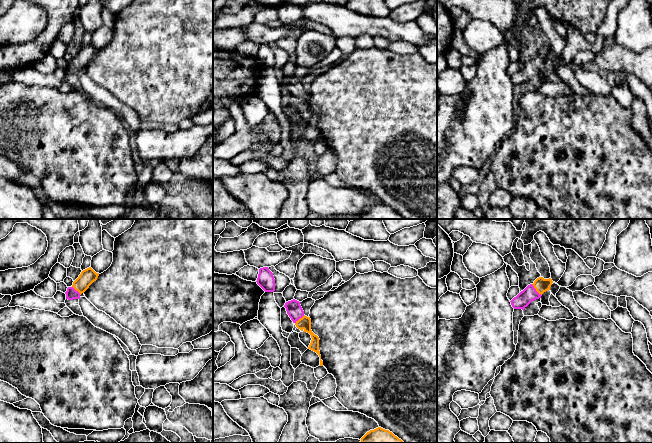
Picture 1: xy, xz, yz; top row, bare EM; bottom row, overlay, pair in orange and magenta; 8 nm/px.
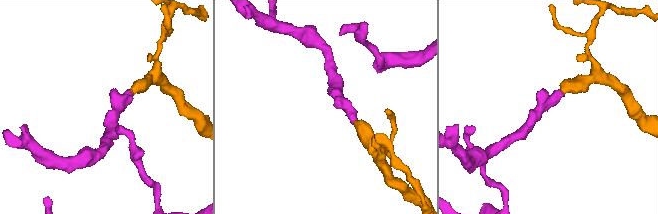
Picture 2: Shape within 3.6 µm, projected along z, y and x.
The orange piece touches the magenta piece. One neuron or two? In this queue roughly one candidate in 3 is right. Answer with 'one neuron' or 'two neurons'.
one neuron

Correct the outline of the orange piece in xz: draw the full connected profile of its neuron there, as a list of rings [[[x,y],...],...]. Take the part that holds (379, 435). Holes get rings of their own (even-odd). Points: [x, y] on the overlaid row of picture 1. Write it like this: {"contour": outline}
{"contour": [[[378,427],[367,432],[362,438],[362,443],[404,443],[389,430]]]}

